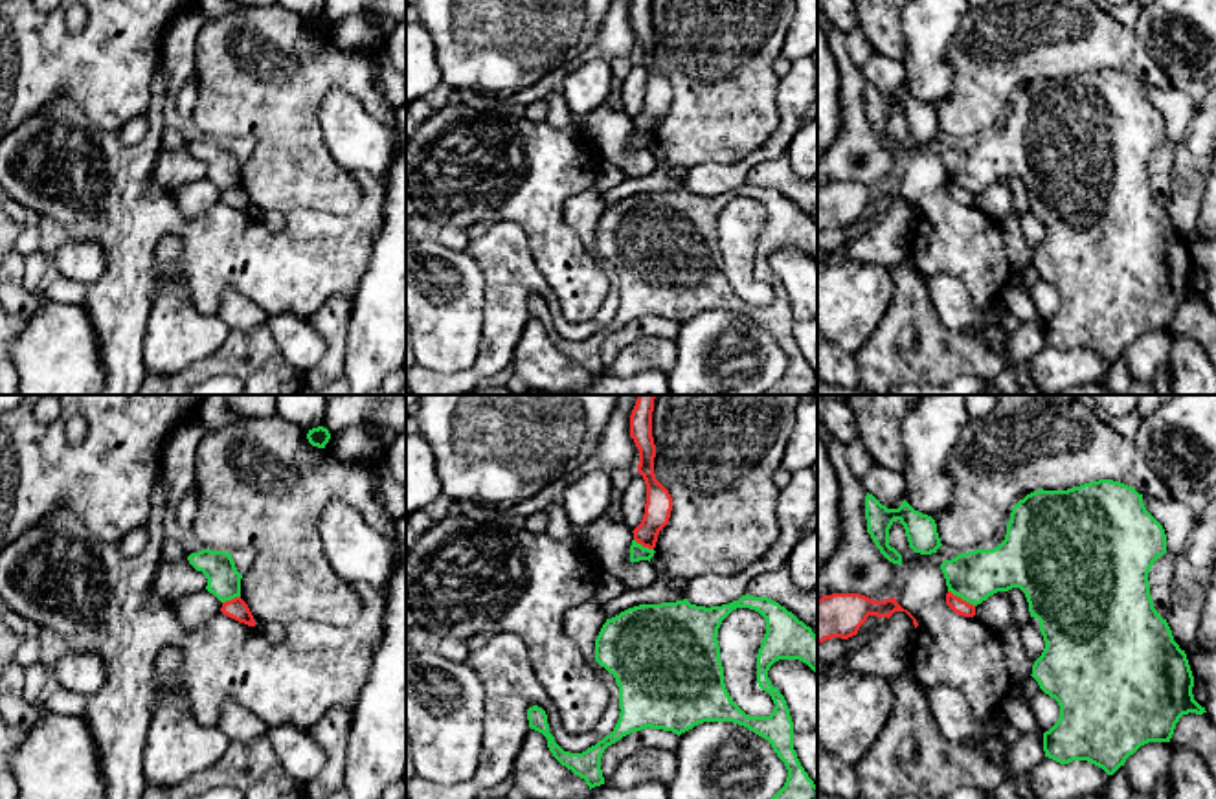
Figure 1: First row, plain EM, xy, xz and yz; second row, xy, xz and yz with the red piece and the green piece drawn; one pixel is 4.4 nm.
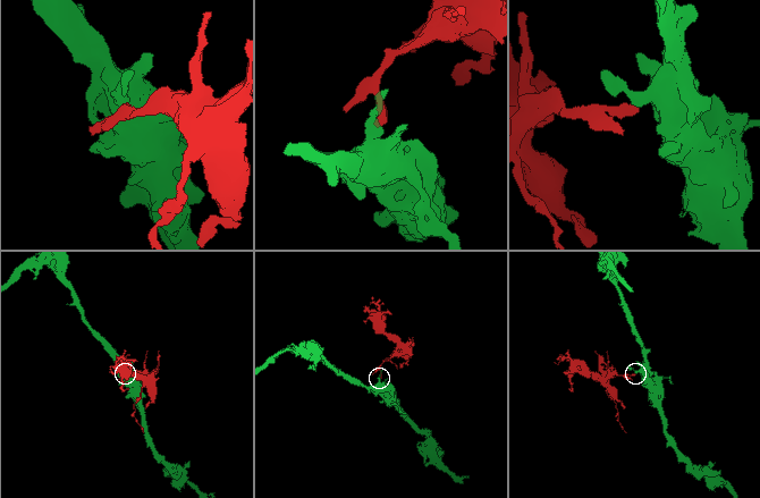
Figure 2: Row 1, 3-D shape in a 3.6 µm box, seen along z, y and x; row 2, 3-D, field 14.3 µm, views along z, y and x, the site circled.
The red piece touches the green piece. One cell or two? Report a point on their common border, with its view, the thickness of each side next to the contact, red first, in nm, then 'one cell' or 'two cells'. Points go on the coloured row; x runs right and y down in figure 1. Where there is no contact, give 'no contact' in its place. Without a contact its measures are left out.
meets red in yz at (959, 597); 70 nm thick on the red side, 220 nm on the other; two cells

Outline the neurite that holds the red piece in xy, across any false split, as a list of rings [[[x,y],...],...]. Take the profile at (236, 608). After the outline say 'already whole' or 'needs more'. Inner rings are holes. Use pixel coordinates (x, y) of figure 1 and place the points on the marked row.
[[[241,597],[222,602],[220,612],[239,623],[255,626],[253,615],[252,615],[248,604]]]; already whole

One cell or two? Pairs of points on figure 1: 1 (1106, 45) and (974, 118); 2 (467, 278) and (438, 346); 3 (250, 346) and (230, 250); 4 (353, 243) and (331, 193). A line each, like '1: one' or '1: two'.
1: one
2: one
3: two
4: two

